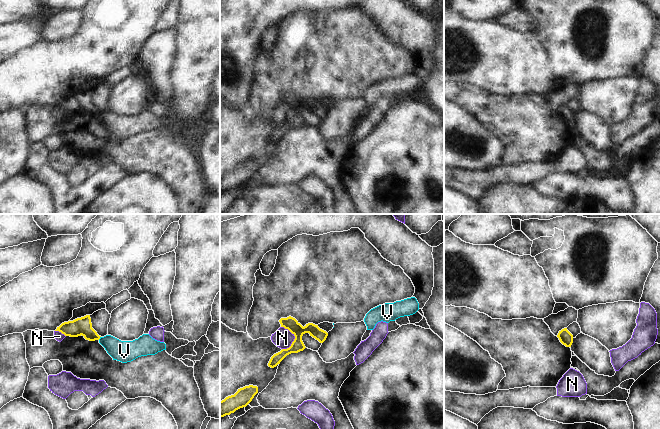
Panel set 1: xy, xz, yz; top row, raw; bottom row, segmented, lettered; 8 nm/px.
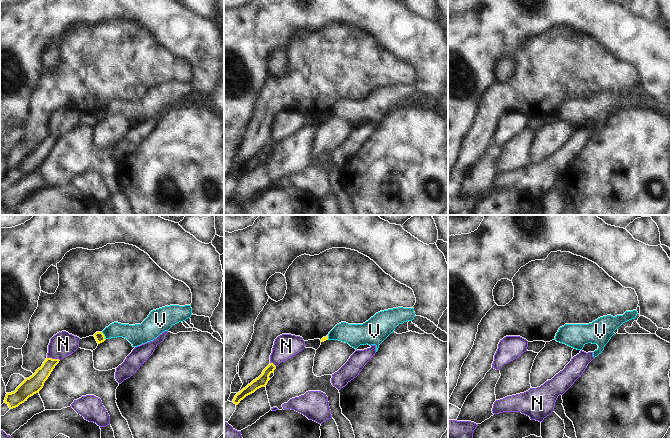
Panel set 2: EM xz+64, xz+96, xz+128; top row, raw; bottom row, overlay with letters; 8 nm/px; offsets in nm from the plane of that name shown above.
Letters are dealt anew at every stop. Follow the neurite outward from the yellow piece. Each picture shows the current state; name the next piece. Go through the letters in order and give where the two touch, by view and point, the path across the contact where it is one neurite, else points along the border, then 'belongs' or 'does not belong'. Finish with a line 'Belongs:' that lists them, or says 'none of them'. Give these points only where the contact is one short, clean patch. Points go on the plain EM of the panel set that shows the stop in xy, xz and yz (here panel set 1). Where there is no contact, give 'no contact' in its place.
N: contact xz (294, 111); does not belong
V: contact xy (99, 114); border xy (100, 112), (98, 115); does not belong
Belongs: none of them

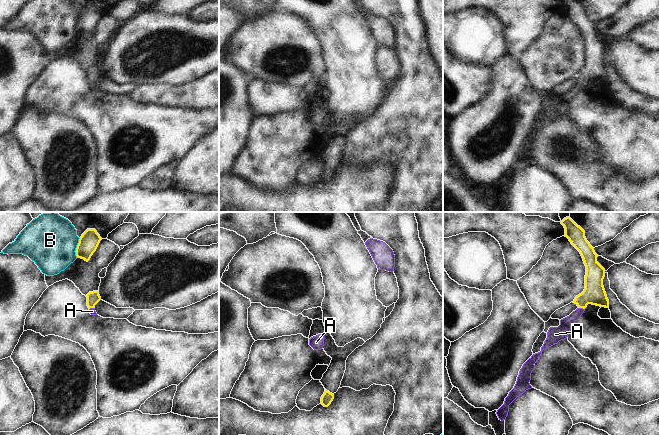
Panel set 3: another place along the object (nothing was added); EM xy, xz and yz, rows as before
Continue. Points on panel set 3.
A: contact yz (581, 83); way yz (594, 69), (581, 83), (562, 107); belongs
B: contact xy (76, 24); does not belong
Belongs: A

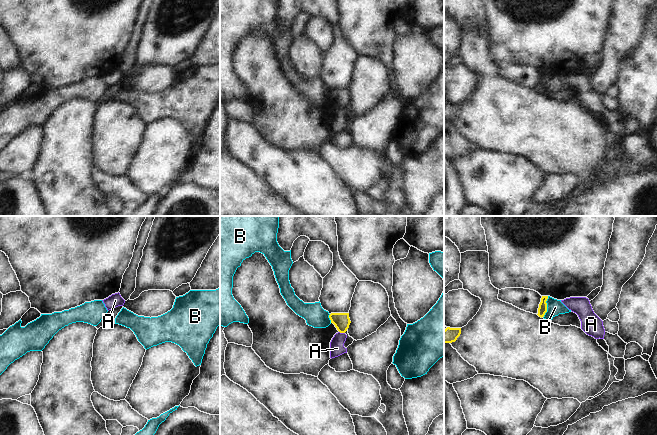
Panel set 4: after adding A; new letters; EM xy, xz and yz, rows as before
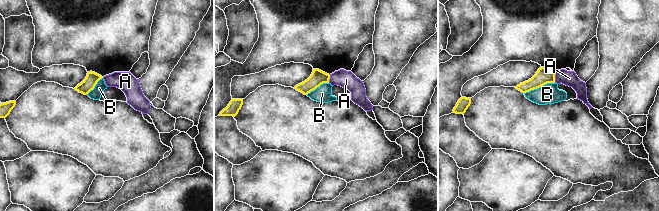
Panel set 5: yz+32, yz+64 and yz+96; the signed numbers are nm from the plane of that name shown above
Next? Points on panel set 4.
A: contact xz (342, 108); border xz (339, 107), (344, 109); does not belong
B: contact yz (546, 83); does not belong
Belongs: none of them

